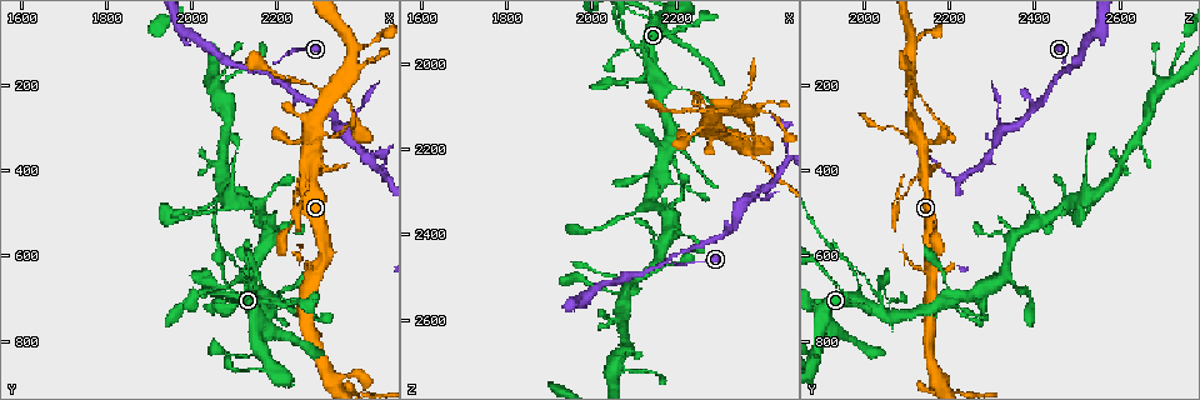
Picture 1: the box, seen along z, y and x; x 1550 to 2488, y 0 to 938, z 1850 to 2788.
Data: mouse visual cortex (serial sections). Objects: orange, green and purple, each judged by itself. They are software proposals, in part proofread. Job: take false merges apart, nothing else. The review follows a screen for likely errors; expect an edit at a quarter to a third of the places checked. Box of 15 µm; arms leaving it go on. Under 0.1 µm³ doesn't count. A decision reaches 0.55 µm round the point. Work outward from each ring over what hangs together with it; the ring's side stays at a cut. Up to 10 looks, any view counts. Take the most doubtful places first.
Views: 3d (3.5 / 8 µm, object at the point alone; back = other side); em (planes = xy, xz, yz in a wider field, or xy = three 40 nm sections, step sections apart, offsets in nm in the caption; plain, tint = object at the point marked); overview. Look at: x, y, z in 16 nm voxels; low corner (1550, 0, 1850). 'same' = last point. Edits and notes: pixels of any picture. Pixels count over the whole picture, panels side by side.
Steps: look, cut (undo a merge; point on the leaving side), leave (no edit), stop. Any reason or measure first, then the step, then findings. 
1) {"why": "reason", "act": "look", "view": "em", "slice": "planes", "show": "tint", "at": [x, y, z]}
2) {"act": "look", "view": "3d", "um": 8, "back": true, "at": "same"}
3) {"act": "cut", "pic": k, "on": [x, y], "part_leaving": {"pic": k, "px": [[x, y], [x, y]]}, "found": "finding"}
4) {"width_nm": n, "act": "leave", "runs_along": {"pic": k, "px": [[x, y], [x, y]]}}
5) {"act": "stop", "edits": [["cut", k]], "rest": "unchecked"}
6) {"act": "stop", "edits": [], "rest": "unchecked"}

{"why": "narrows sharply", "act": "look", "view": "3d", "um": 8, "at": [2180, 160, 2470]}

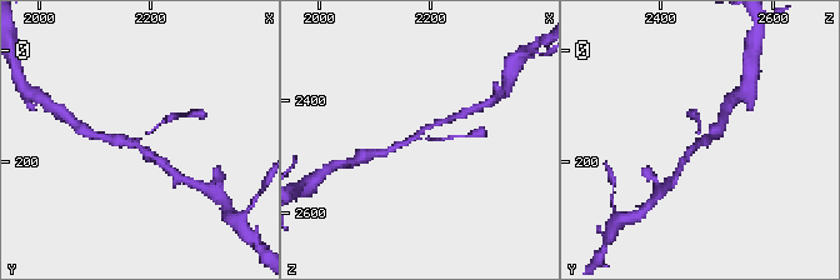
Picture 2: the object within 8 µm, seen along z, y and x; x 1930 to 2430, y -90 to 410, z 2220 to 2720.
{"act": "look", "view": "3d", "um": 3.5, "at": [2175, 165, 2460]}

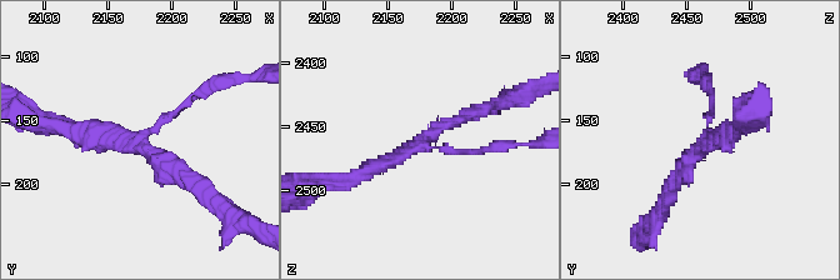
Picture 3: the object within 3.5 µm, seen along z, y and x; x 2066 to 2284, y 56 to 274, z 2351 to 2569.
{"act": "leave", "runs_along": {"pic": 3, "px": [[708, 88], [708, 134], [669, 191]]}, "found": "continuous, no second cell"}

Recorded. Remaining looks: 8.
{"why": "a narrow waist", "act": "look", "view": "3d", "um": 3.5, "at": [2390, 355, 2305]}

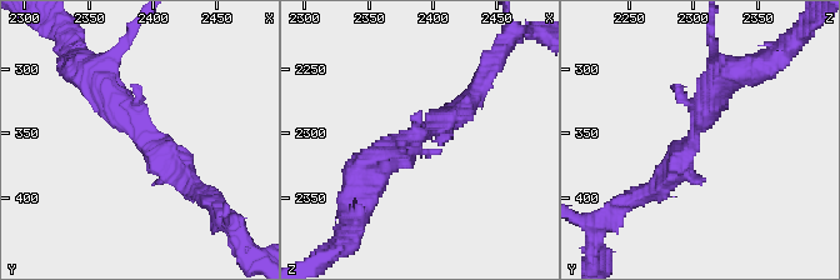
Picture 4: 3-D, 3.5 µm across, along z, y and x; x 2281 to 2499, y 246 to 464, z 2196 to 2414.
{"act": "look", "view": "em", "slice": "xy", "step": 3, "show": "tint", "at": [2396, 352, 2300]}

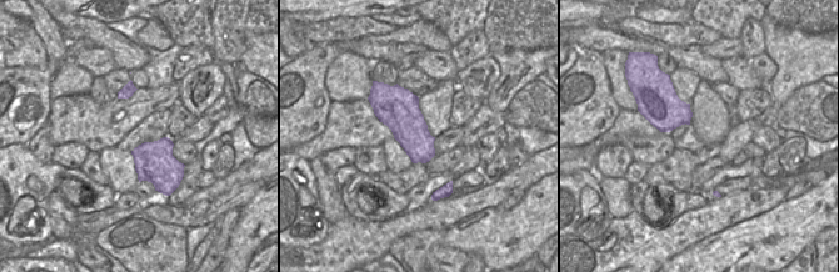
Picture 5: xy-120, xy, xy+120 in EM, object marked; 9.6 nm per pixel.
{"act": "leave", "runs_along": {"pic": 4, "px": [[91, 79], [195, 190]]}, "found": "one cell here"}

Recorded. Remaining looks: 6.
{"why": "sudden change in width", "act": "look", "view": "3d", "um": 3.5, "at": [2135, 725, 2030]}

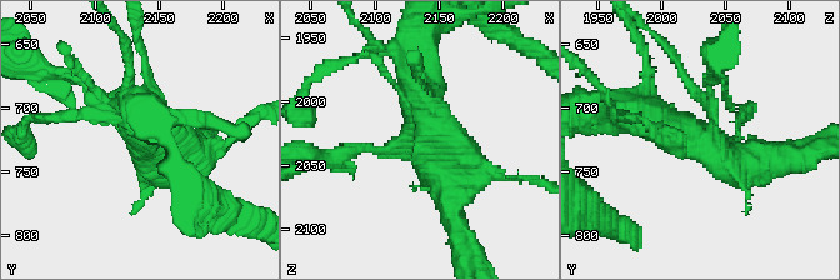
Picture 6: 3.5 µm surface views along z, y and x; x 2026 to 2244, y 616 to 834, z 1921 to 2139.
{"why": "need the tissue", "act": "look", "view": "em", "slice": "xy", "step": 2, "show": "tint", "at": [2138, 726, 2034]}

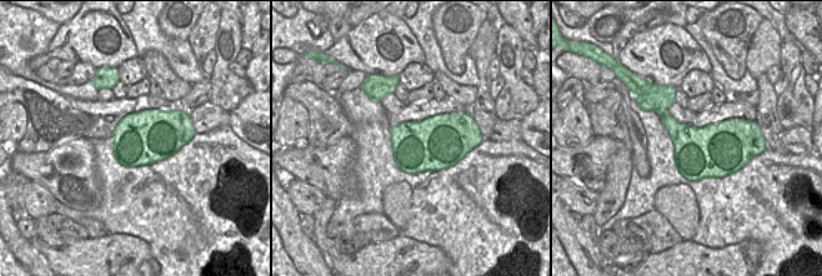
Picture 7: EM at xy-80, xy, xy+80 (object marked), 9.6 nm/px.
{"act": "cut", "pic": 6, "on": [688, 81], "part_leaving": {"pic": 6, "px": [[714, 120], [714, 54]]}, "found": "two cells meet here"}

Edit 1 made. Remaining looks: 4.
{"act": "look", "view": "overview"}

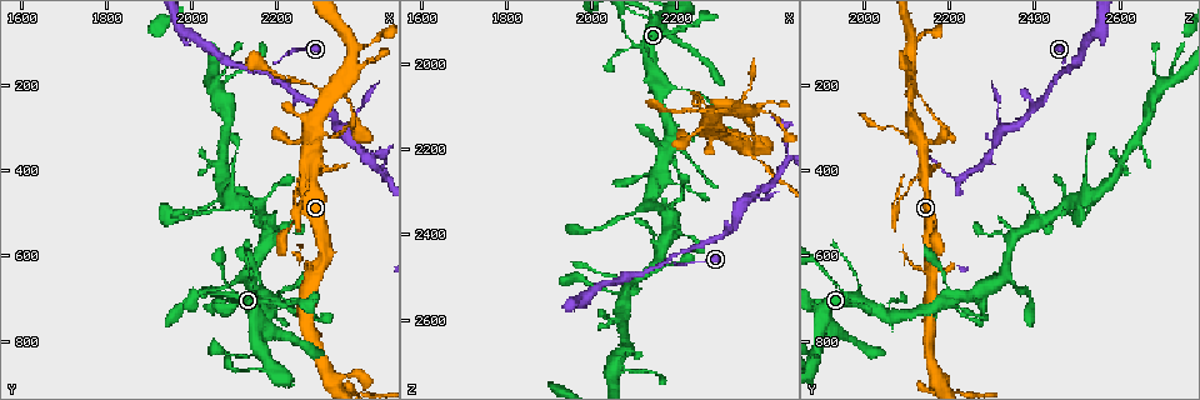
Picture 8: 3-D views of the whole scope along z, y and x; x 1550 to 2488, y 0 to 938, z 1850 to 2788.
{"act": "look", "view": "3d", "um": 8, "back": true, "at": [2320, 235, 2105]}

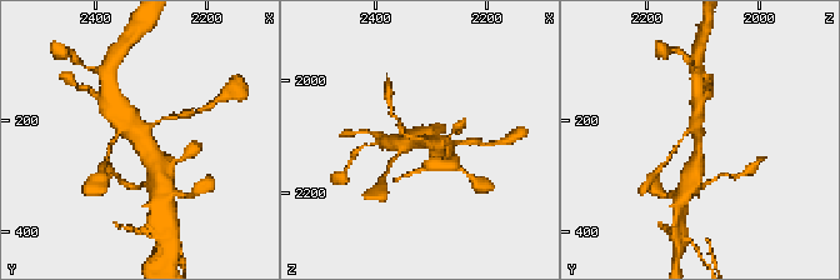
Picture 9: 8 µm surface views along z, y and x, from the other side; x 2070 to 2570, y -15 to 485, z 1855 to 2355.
{"act": "look", "view": "3d", "um": 3.5, "at": [2320, 235, 2110]}

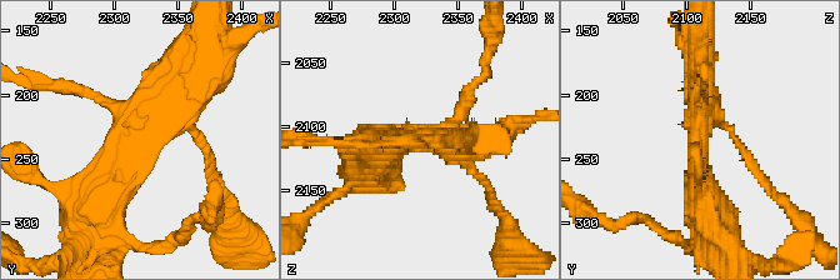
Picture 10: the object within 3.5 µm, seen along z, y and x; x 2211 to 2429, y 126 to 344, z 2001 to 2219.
{"act": "look", "view": "em", "slice": "xy", "step": 1, "show": "tint", "at": [2322, 232, 2110]}

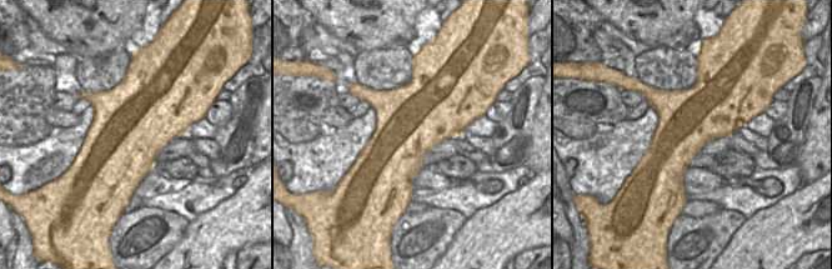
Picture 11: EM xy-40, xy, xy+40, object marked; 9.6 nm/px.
{"act": "leave", "runs_along": {"pic": 10, "px": [[100, 205], [120, 159], [200, 79]]}, "found": "all the same cell"}

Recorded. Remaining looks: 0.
{"act": "stop", "edits": [["cut", 6]], "rest": "unchecked"}

